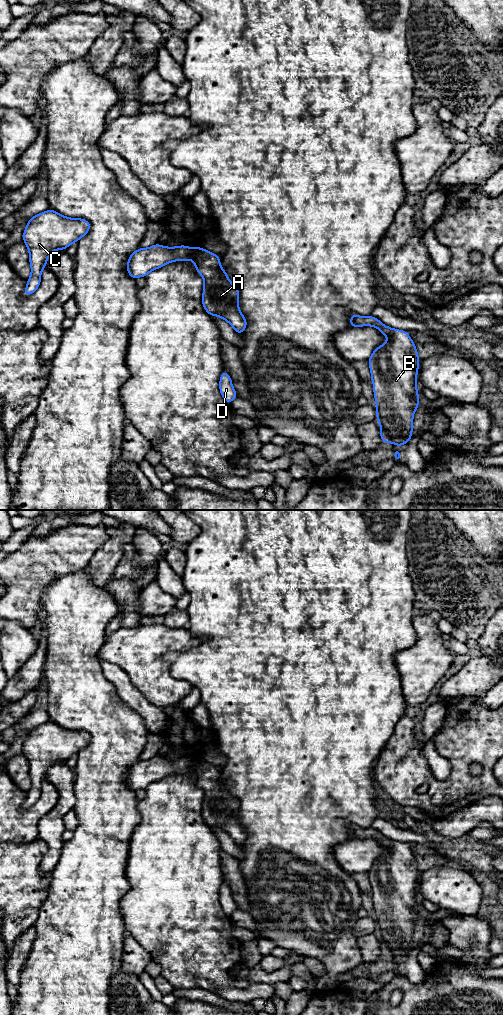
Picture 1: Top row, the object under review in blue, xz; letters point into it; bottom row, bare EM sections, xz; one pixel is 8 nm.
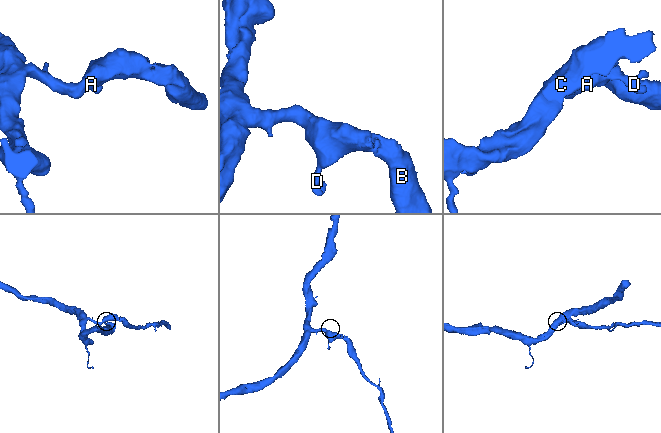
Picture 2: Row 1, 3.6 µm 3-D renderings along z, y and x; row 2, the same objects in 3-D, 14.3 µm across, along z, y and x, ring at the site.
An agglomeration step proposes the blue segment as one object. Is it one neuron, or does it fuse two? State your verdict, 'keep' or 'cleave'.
keep

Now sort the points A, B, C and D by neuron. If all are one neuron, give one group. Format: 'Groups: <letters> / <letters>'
Groups: A B C D

